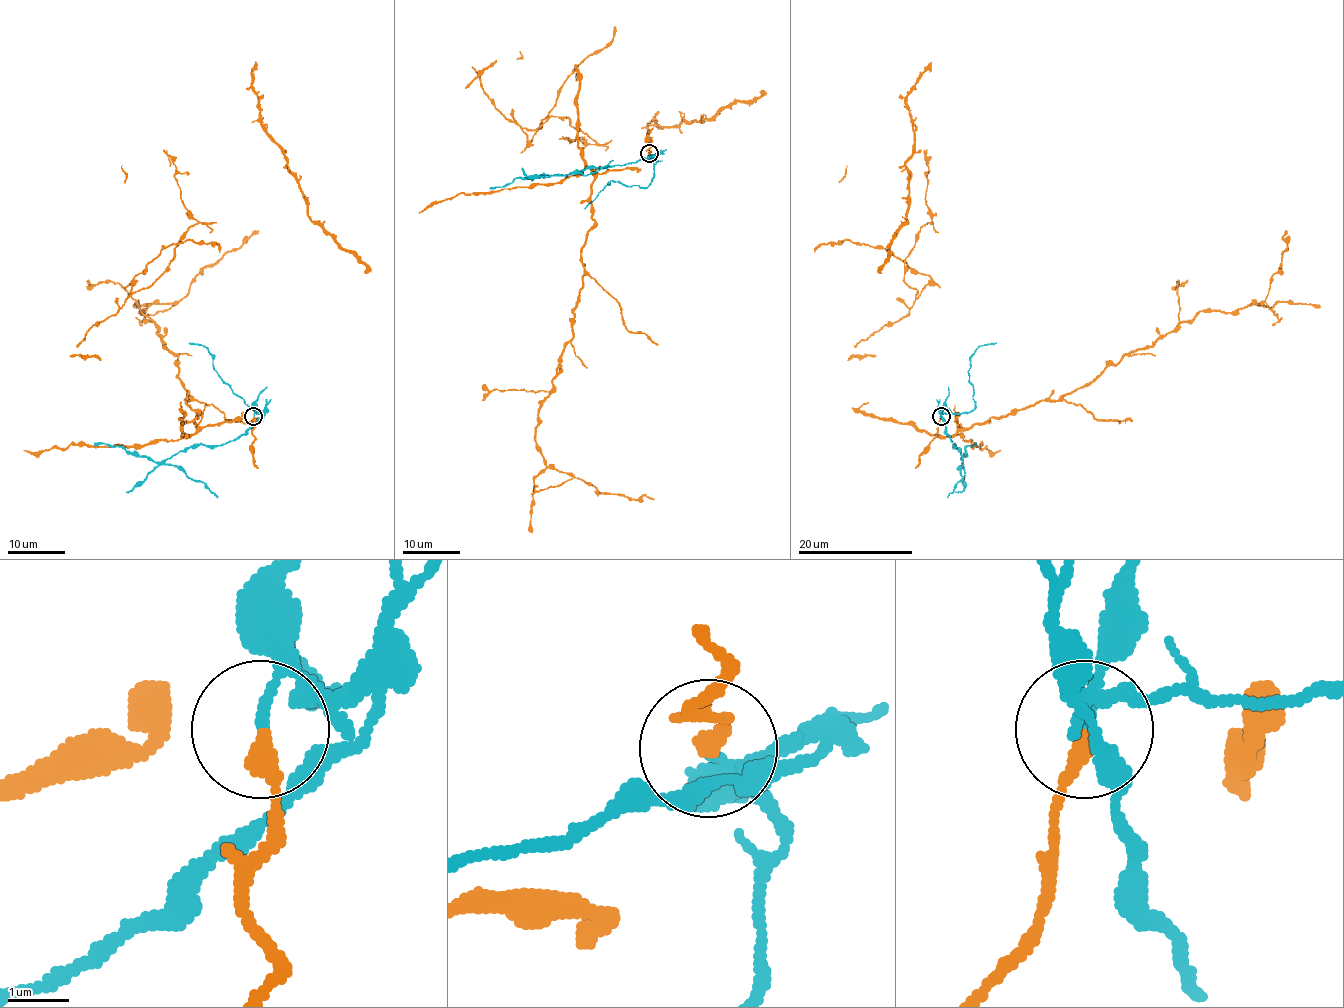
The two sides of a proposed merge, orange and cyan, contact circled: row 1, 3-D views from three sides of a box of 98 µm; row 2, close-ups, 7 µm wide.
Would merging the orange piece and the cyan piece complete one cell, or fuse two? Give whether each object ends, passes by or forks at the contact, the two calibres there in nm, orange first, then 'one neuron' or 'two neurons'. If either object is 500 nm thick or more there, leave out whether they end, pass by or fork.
orange ends there; cyan ends there; 300 nm thick on the orange side, 150 nm on the other; two neurons

